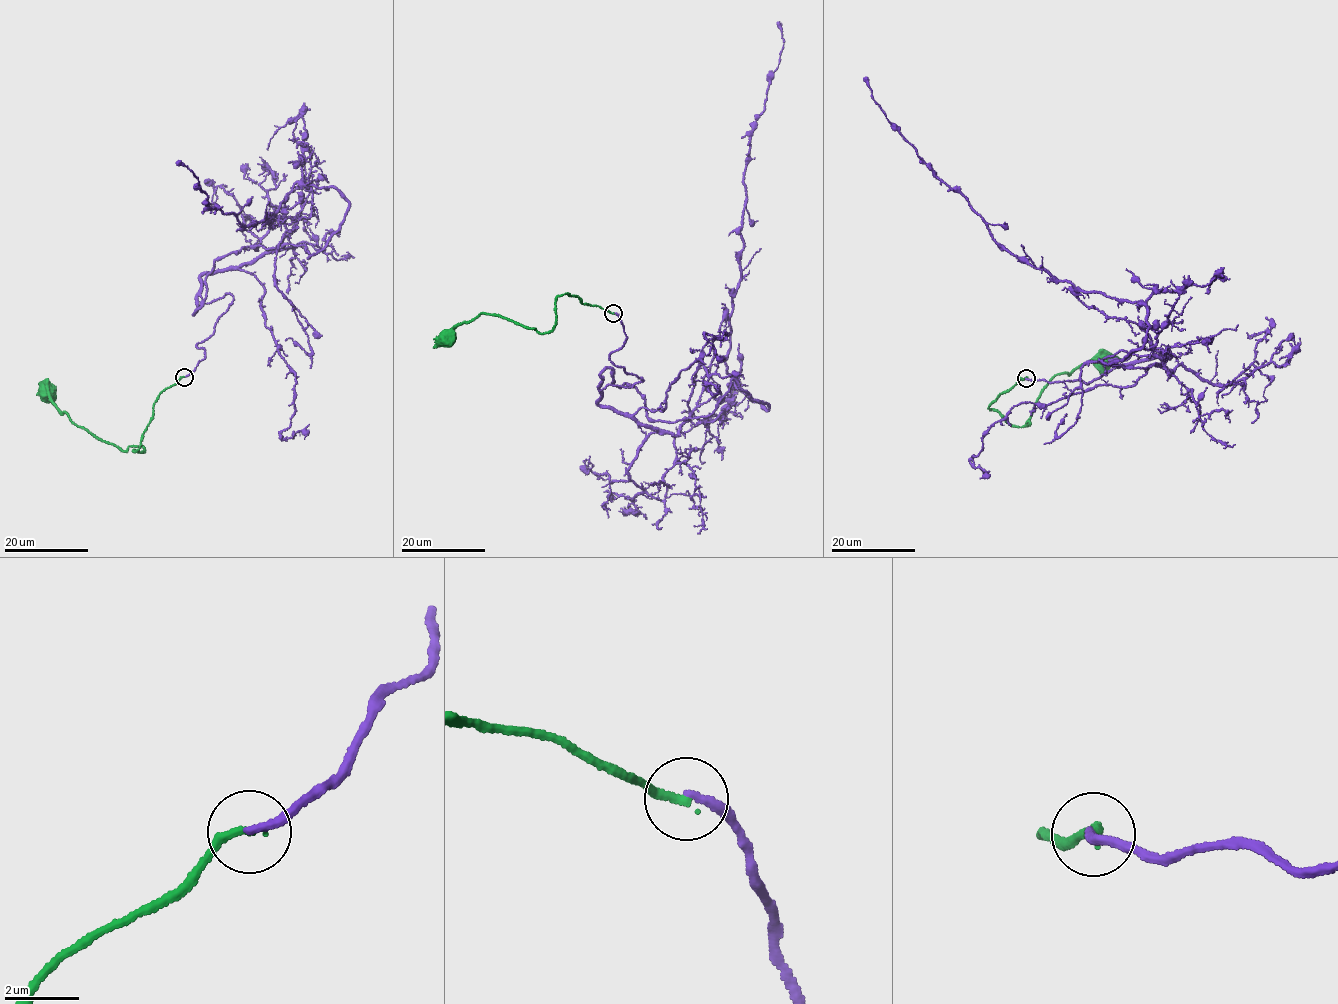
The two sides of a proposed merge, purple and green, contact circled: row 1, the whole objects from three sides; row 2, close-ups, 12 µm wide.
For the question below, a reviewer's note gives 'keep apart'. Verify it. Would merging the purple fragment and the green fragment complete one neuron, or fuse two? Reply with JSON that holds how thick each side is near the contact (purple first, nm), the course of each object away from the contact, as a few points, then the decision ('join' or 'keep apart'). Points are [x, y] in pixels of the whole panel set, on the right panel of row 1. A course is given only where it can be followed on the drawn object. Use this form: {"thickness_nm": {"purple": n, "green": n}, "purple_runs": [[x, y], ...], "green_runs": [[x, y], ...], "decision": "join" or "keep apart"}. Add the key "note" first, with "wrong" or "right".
{"note": "right", "thickness_nm": {"purple": 200, "green": 240}, "purple_runs": [[1026, 379], [1085, 384], [1160, 356], [1170, 374], [1143, 329], [999, 246], [863, 78]], "green_runs": [[1026, 379], [1021, 378], [989, 407], [1020, 427], [1030, 423], [1040, 393], [1057, 374], [1090, 360], [1102, 361]], "decision": "keep apart"}

